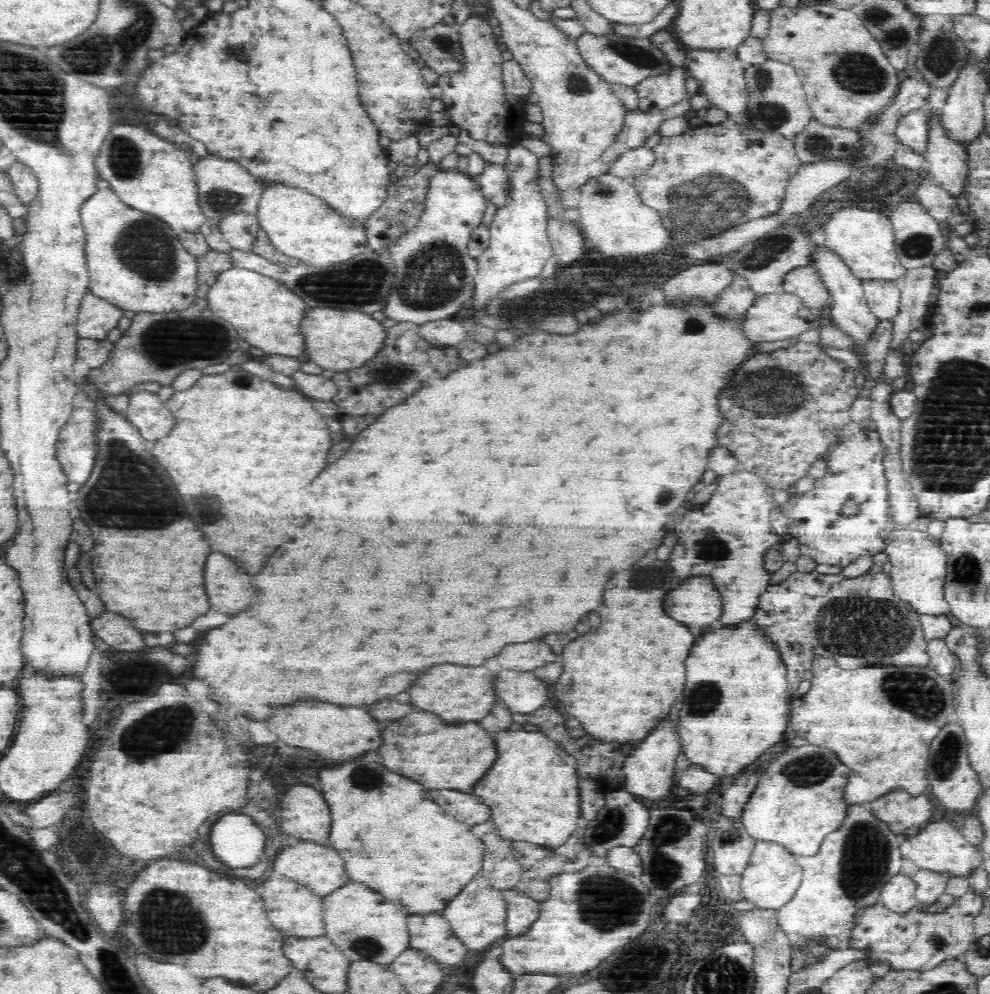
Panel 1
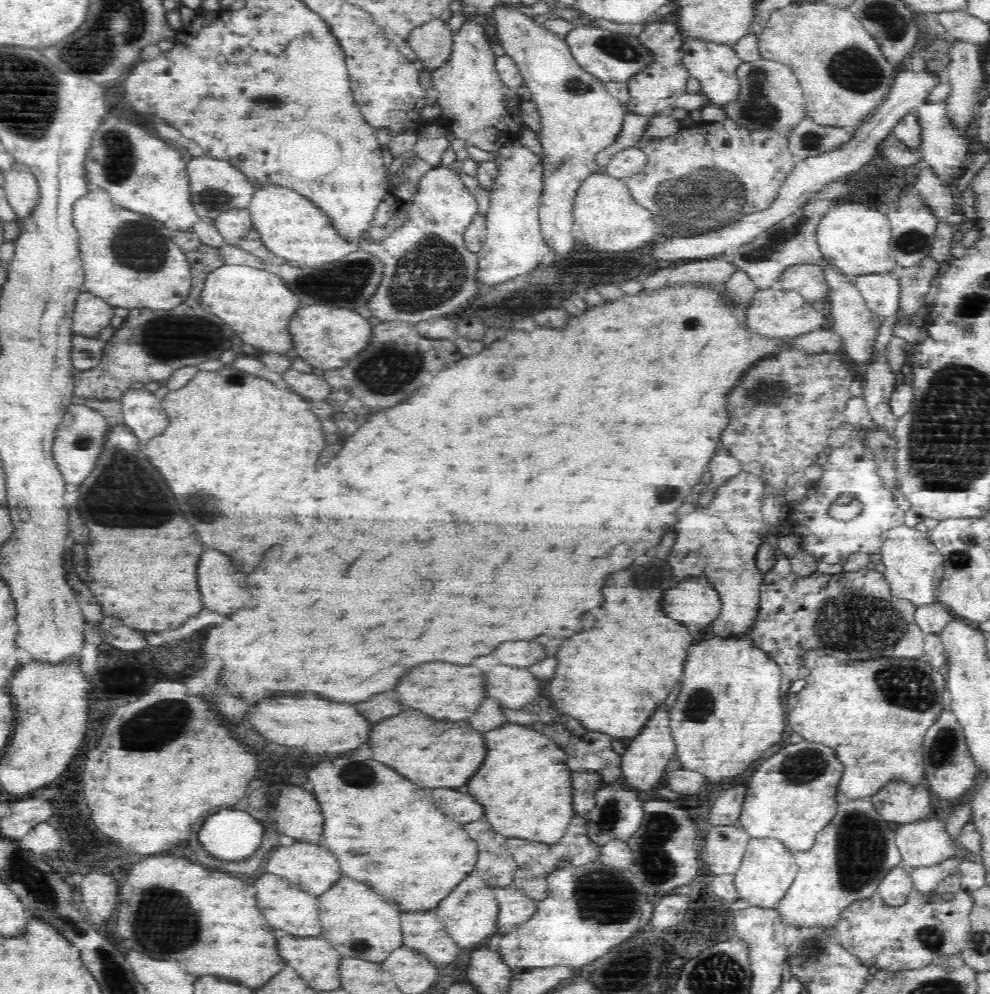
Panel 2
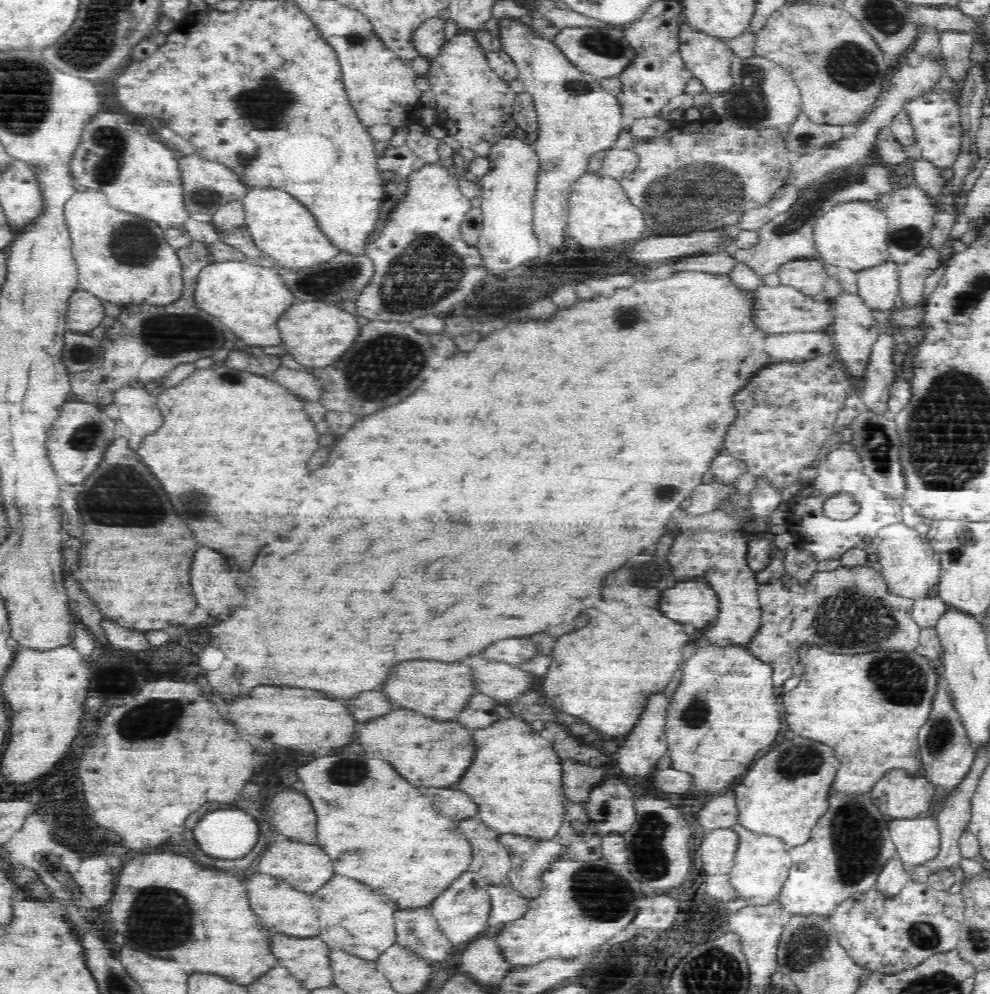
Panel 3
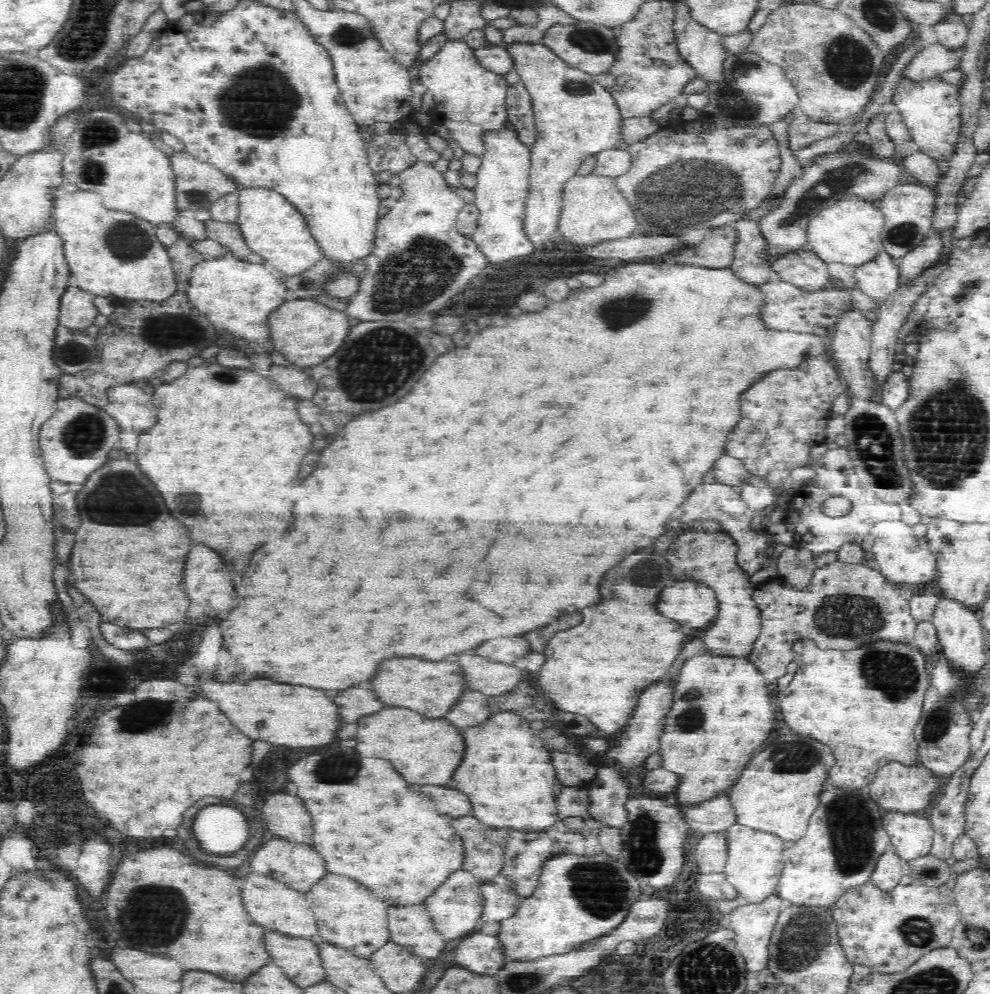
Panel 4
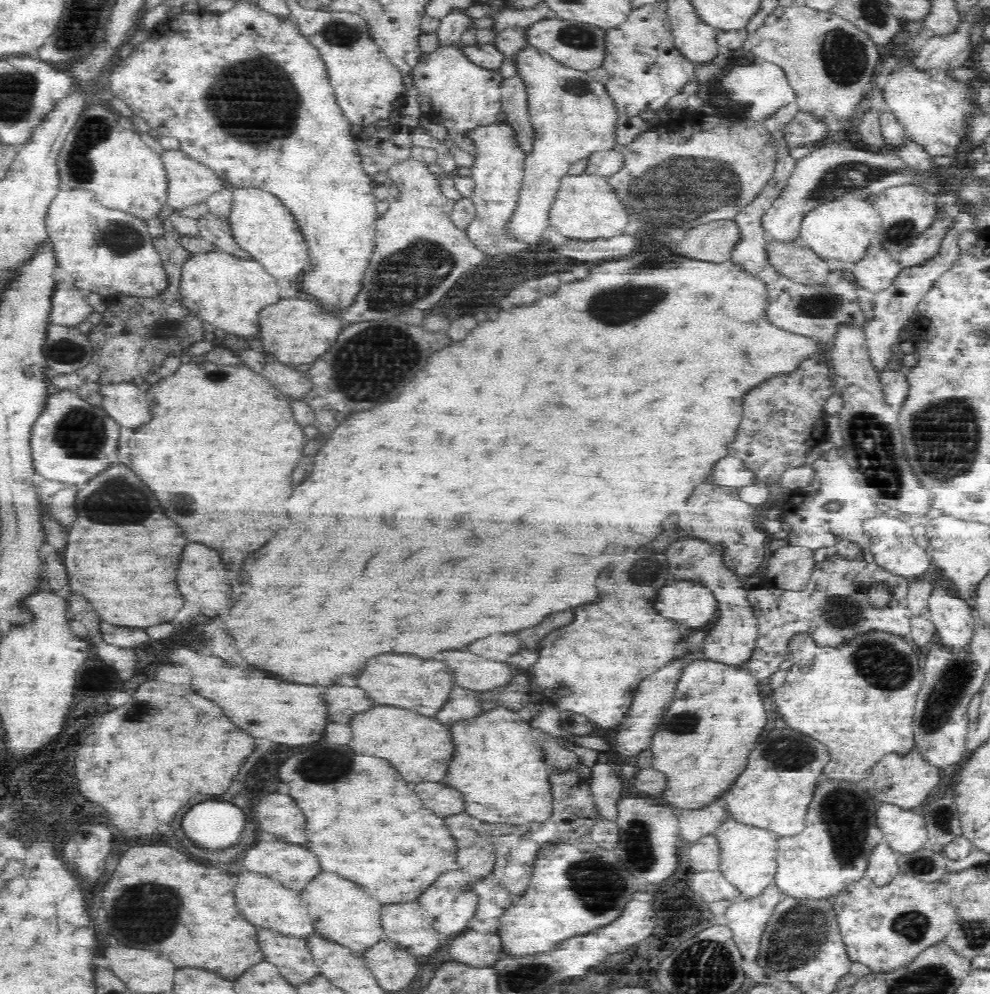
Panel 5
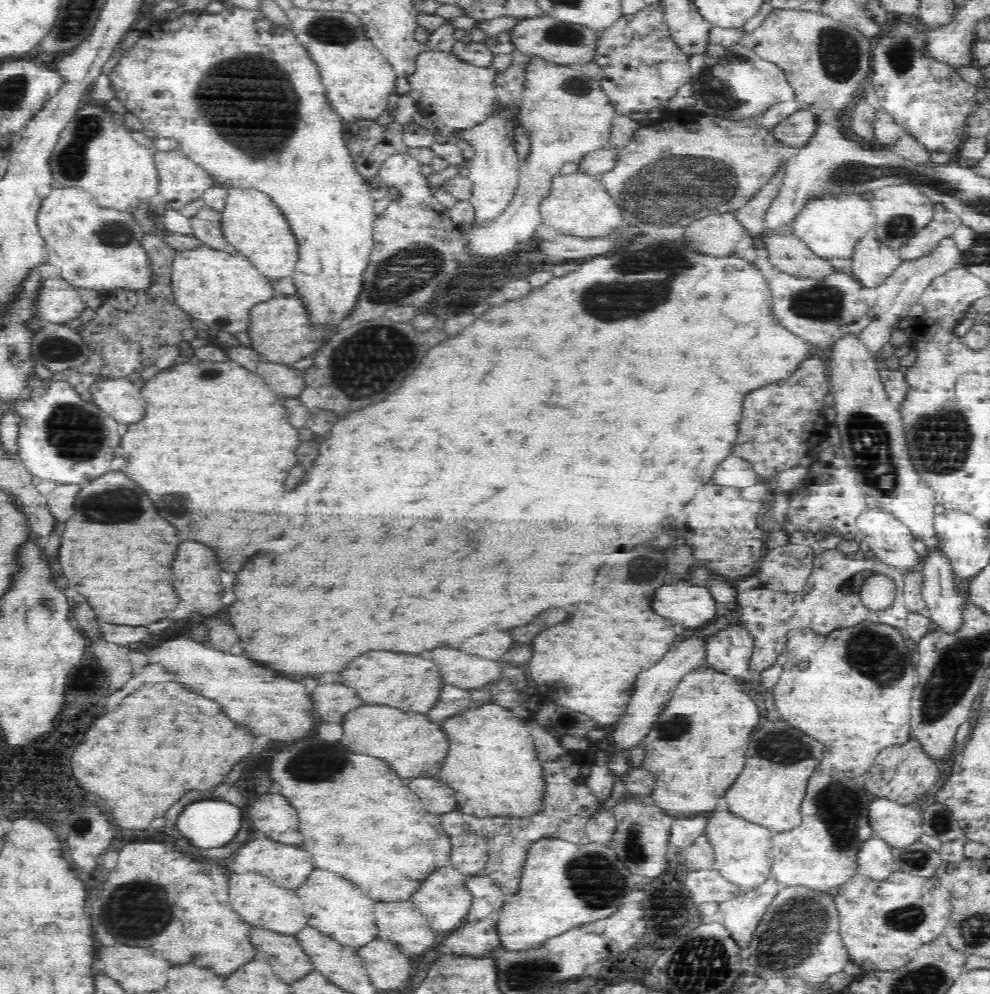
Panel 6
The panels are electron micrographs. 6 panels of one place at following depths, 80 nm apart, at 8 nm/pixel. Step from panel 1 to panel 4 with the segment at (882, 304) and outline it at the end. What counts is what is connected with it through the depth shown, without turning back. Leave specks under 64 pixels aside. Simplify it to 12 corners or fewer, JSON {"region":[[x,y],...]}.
{"region":[[884,248],[854,278],[879,301],[897,290],[900,269]]}

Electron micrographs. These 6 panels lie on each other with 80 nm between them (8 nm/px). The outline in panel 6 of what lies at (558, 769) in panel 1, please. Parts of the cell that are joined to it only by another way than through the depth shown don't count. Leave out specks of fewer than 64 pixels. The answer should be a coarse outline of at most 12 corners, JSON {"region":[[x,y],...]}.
{"region":[[496,703],[438,725],[457,810],[542,810],[525,723]]}

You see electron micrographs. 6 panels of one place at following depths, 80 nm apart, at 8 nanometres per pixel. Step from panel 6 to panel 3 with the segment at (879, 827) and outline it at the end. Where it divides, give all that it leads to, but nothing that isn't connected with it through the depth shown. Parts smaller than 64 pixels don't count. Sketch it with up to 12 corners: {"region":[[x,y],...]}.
{"region":[[894,817],[887,829],[896,856],[923,865],[936,856],[931,817]]}

